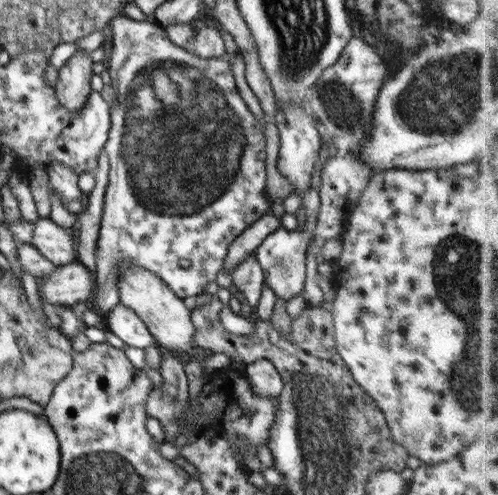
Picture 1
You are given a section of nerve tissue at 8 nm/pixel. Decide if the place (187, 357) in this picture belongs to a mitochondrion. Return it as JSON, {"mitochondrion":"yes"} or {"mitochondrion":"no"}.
{"mitochondrion":"no"}

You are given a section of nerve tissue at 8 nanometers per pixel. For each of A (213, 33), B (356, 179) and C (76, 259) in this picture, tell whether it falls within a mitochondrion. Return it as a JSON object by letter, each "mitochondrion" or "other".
{"A":"other","B":"other","C":"other"}

